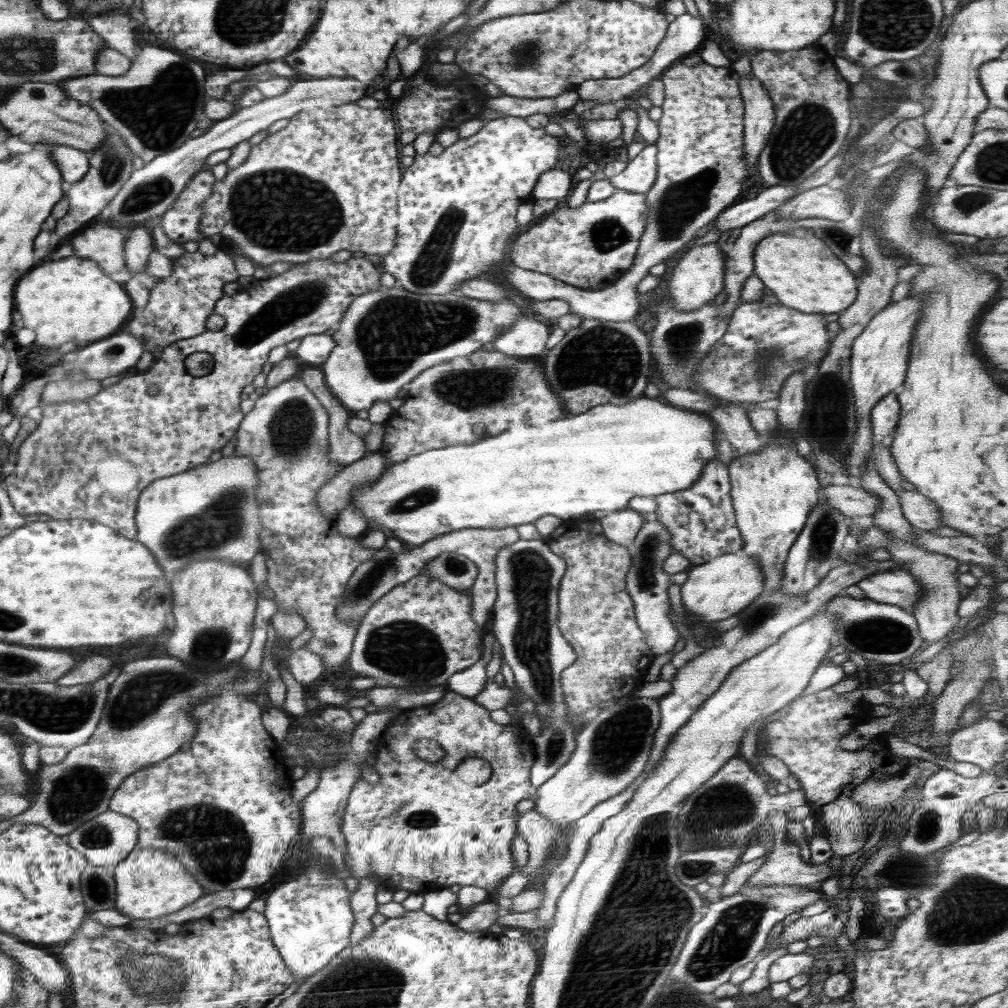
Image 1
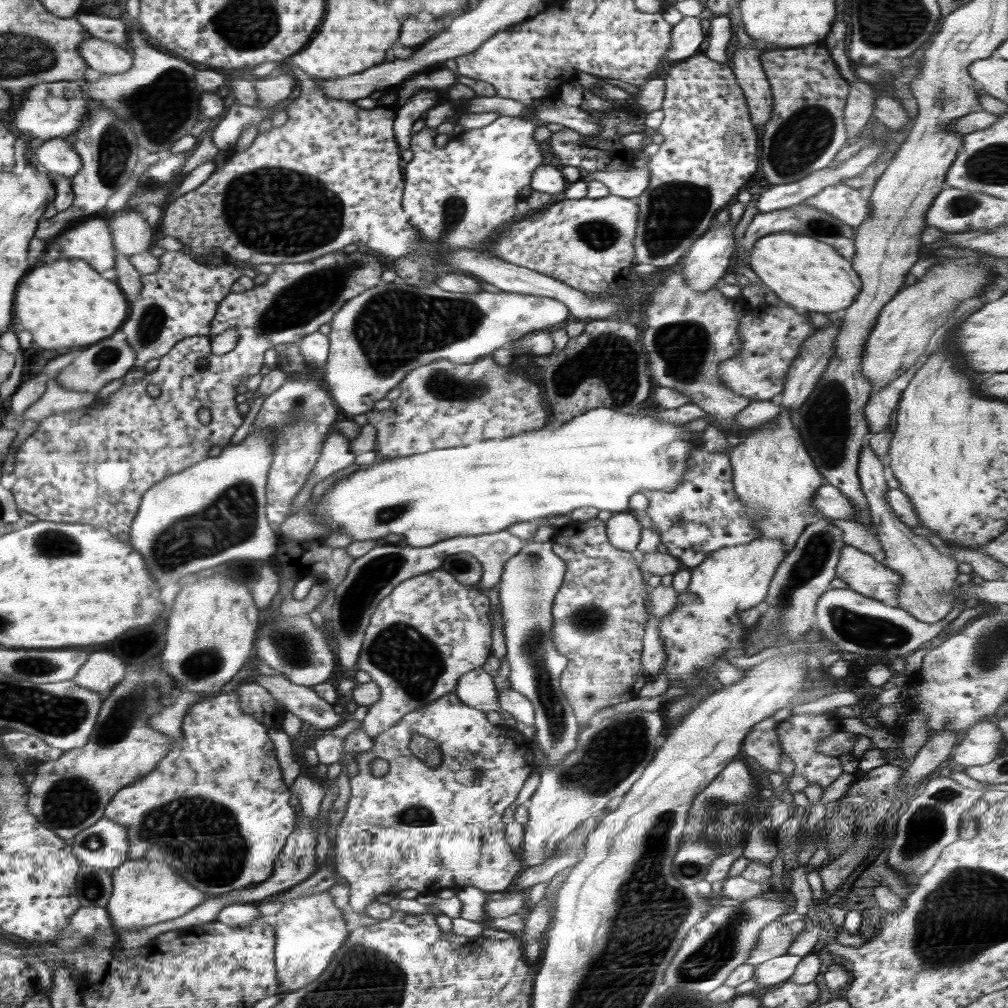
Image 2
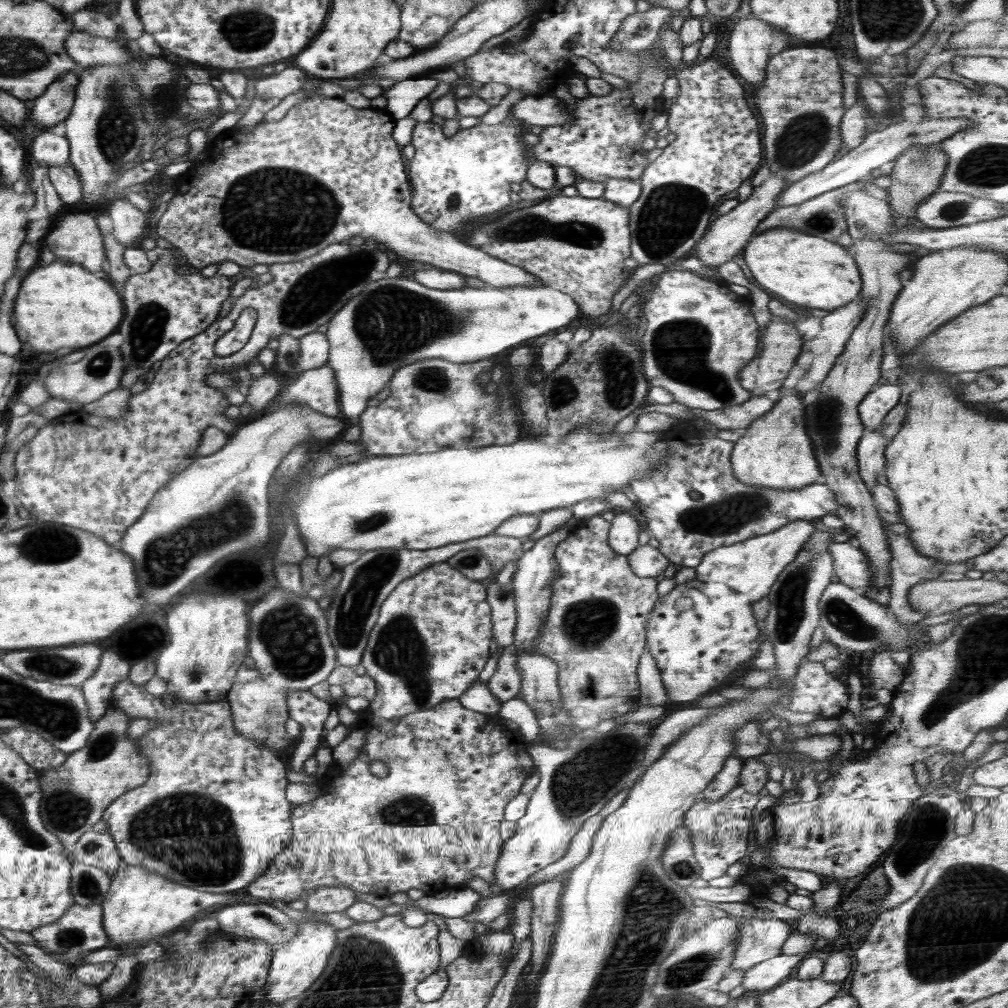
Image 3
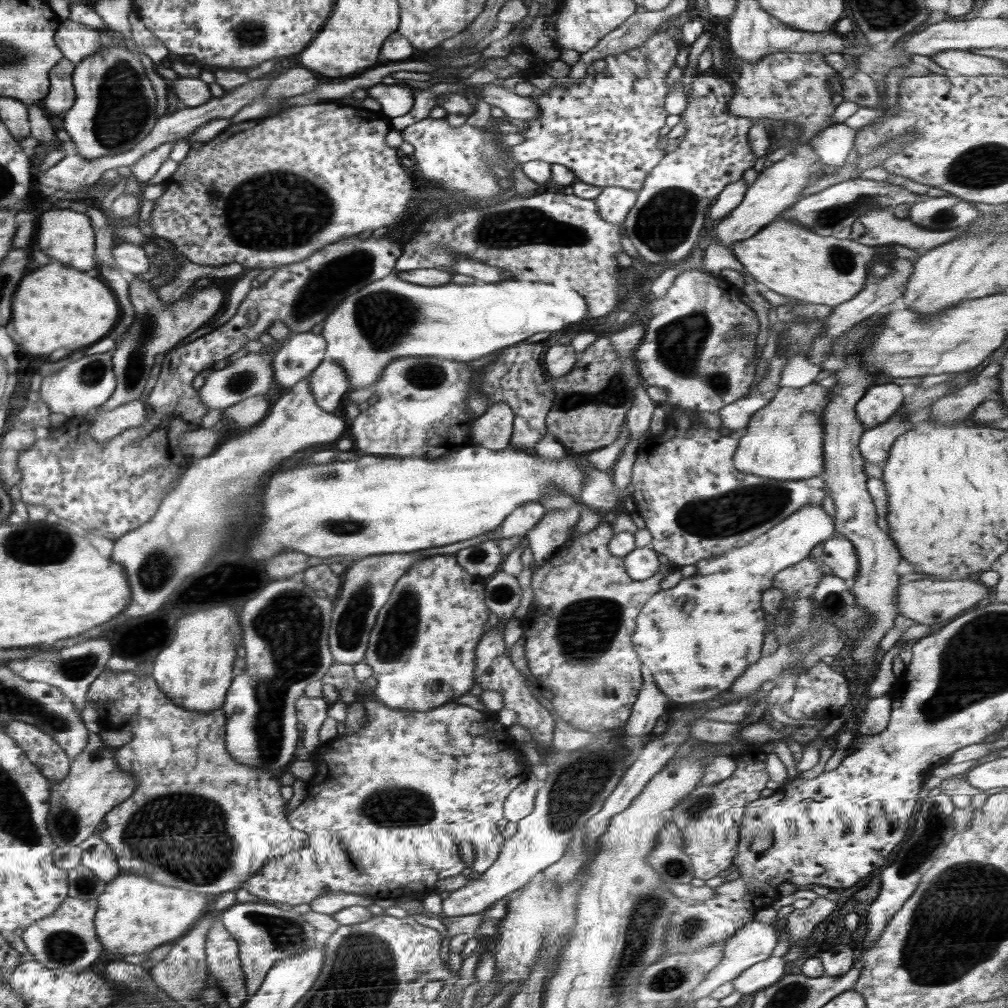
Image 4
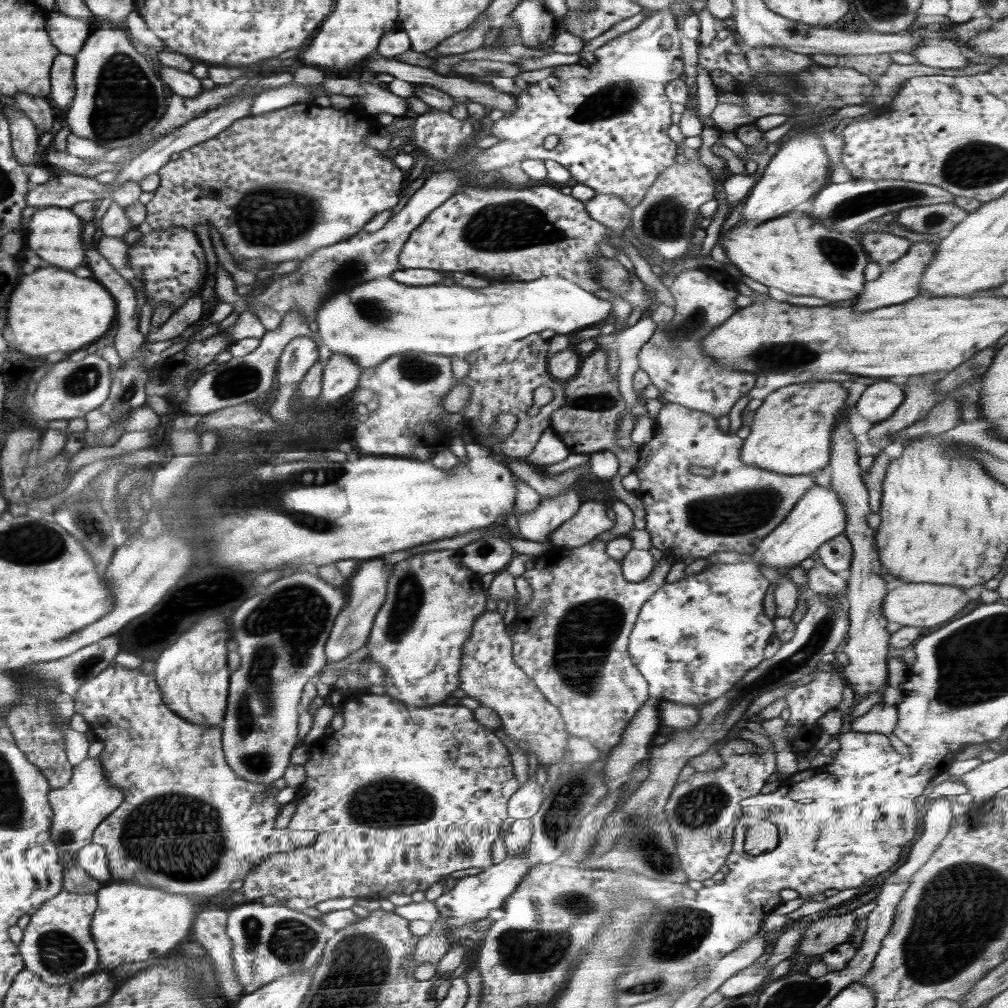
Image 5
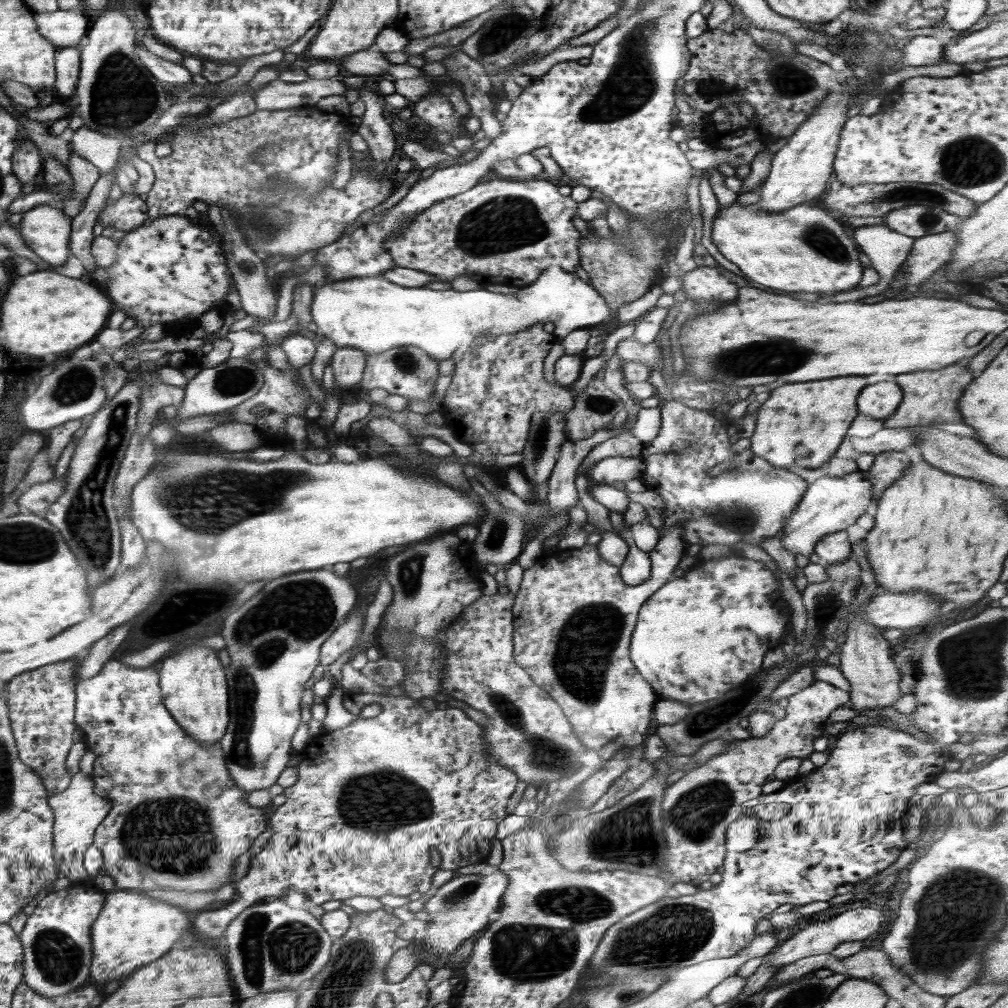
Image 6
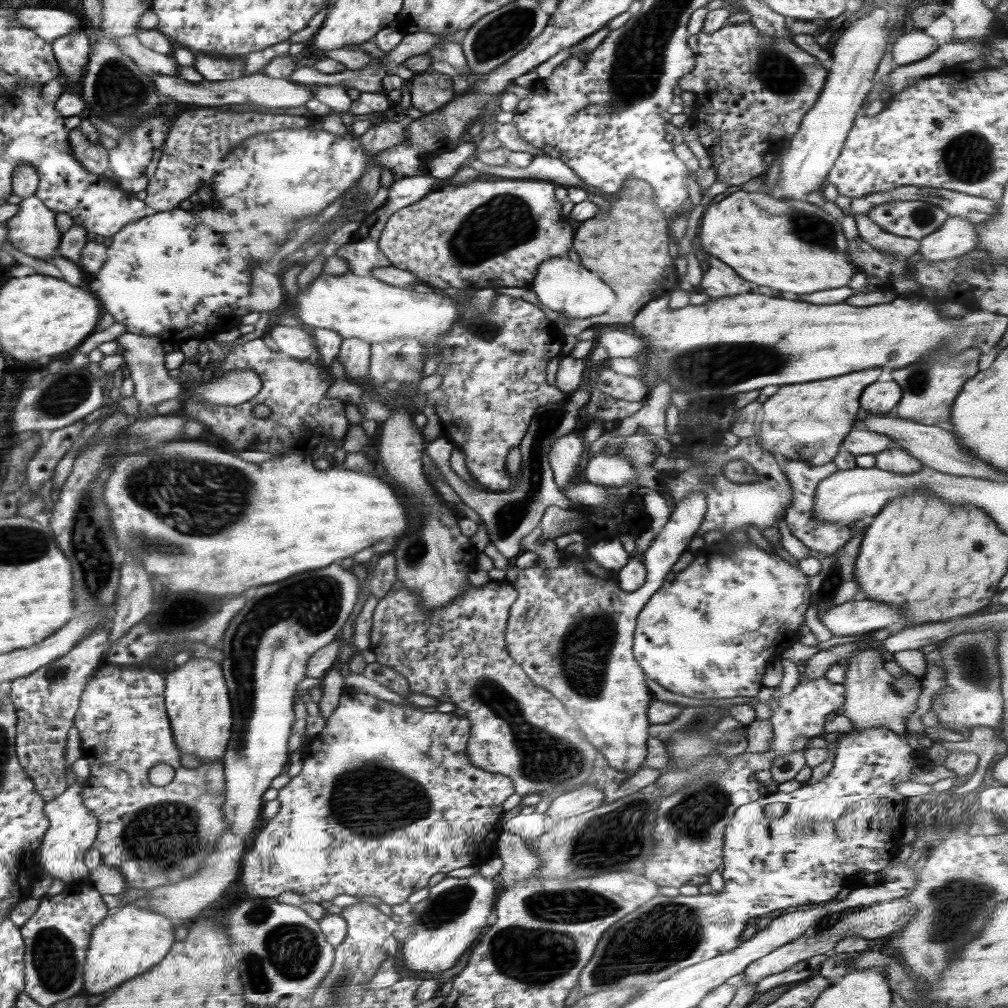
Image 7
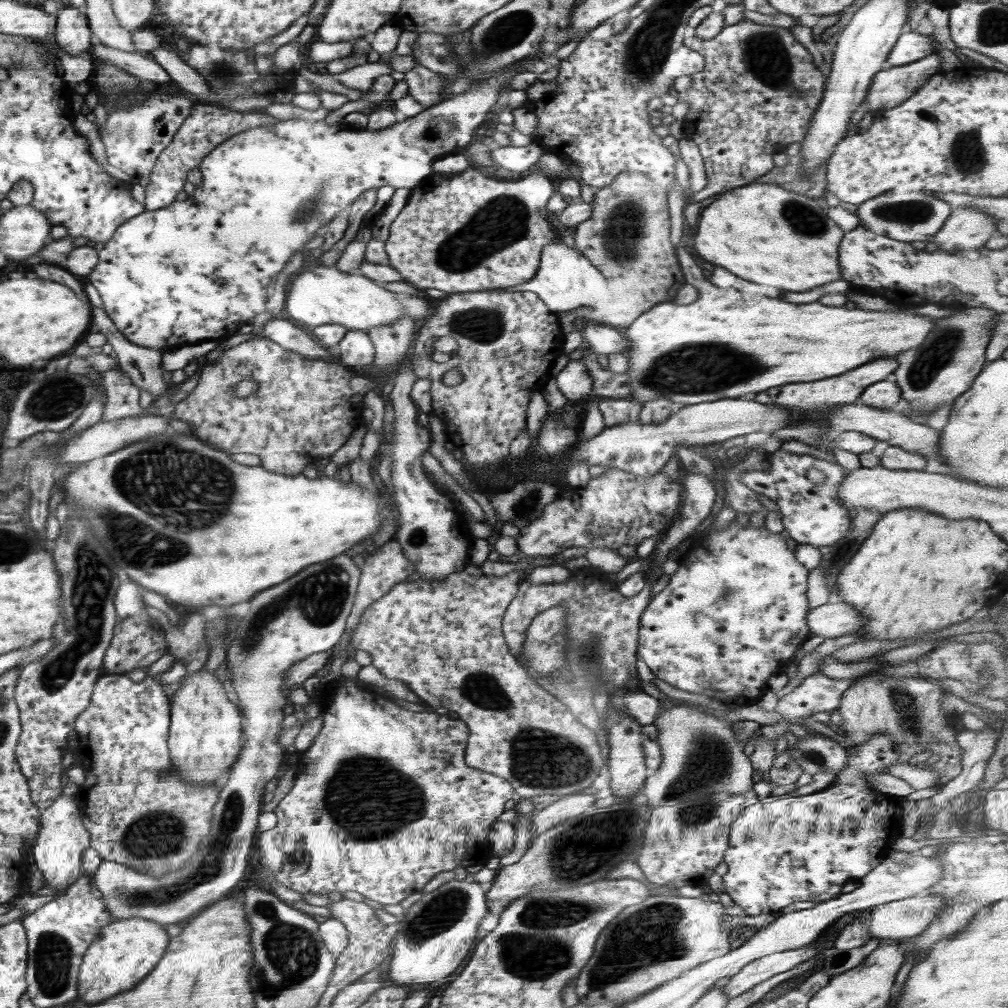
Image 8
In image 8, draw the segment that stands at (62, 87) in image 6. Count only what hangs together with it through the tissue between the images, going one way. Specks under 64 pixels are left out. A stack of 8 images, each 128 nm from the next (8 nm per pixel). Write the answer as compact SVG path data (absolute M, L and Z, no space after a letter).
M68 4L61 7L56 15L56 28L53 34L58 46L72 56L86 53L93 43L87 15L81 8Z

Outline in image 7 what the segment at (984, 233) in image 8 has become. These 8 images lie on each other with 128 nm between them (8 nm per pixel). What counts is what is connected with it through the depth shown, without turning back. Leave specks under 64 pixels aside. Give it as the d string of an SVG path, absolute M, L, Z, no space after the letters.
M949 216L938 230L919 240L919 252L927 263L962 257L977 248L979 227L960 216Z

